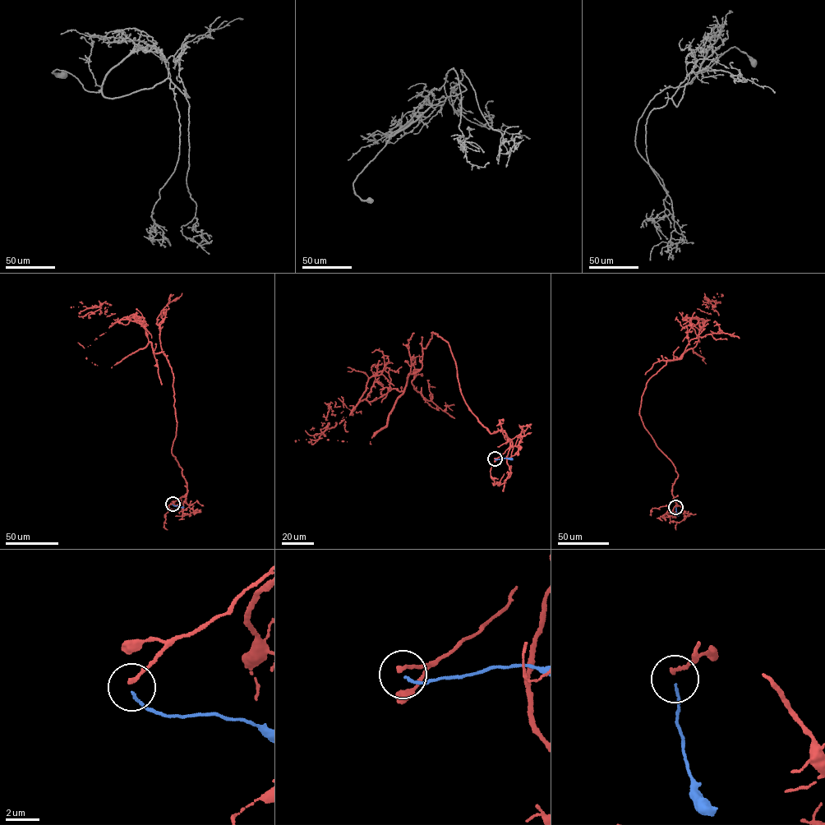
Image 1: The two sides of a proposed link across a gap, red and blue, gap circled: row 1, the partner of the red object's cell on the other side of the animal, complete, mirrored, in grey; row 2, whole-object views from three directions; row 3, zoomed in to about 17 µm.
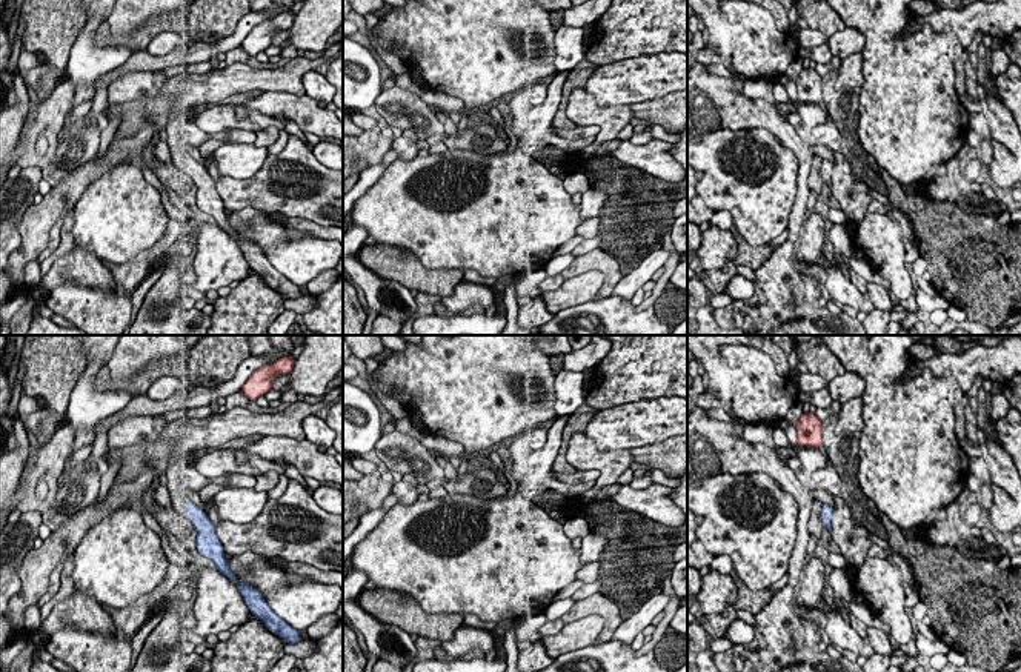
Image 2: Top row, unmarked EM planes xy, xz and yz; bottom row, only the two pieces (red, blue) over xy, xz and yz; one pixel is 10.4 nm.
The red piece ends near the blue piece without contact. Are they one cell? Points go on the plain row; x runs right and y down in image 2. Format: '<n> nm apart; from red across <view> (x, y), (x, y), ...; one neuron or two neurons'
600 nm apart; from red across yz (818, 102), (823, 160); one neuron

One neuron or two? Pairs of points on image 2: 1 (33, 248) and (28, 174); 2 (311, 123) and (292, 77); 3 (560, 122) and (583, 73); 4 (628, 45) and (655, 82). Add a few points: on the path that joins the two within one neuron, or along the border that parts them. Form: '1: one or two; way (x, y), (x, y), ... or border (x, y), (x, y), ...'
1: two; border (34, 203), (26, 209), (19, 225), (20, 240)
2: two; border (265, 91), (305, 94)
3: one; way (562, 109), (565, 93), (571, 85)
4: two; border (671, 51), (643, 53), (601, 65)

